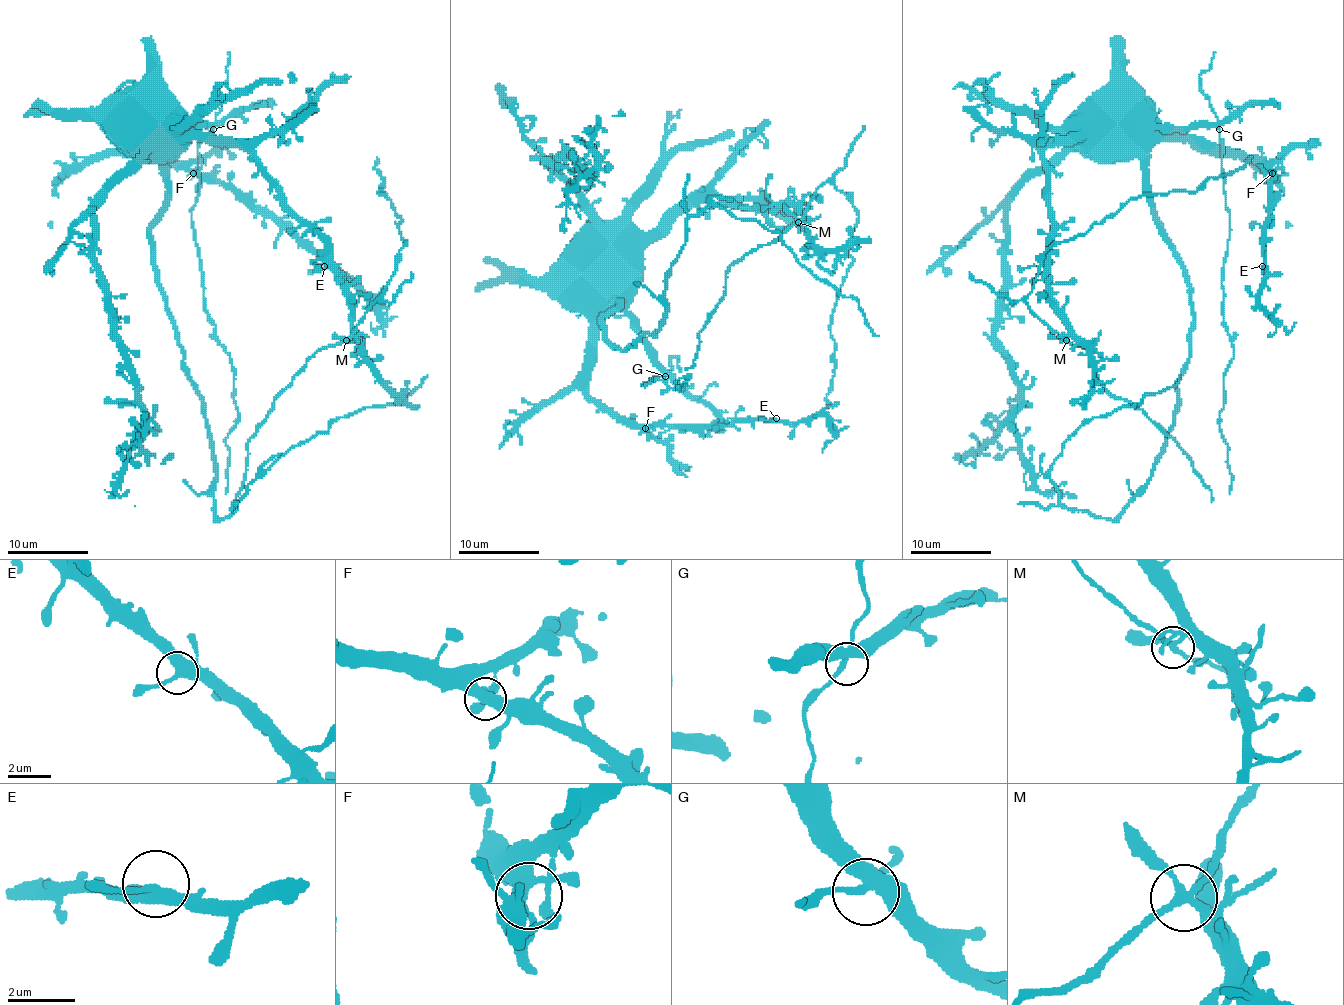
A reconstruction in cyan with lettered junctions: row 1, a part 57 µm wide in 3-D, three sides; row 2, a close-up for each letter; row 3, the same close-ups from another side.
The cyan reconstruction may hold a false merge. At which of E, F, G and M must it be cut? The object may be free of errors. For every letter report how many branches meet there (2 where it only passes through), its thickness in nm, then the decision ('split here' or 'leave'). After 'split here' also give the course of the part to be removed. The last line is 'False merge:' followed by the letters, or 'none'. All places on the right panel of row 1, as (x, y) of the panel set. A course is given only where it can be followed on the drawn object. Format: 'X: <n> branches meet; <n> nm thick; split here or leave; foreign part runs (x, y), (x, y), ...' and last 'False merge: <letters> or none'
E: 3 branches meet; 360 nm thick; leave
F: 4 branches meet; 400 nm thick; leave
G: 4 branches meet; 300 nm thick; leave
M: 4 branches meet; 240 nm thick; leave
False merge: none

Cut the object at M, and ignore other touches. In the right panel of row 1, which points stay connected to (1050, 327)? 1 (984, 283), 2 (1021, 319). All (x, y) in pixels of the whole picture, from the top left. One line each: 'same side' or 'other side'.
1: same side
2: other side

